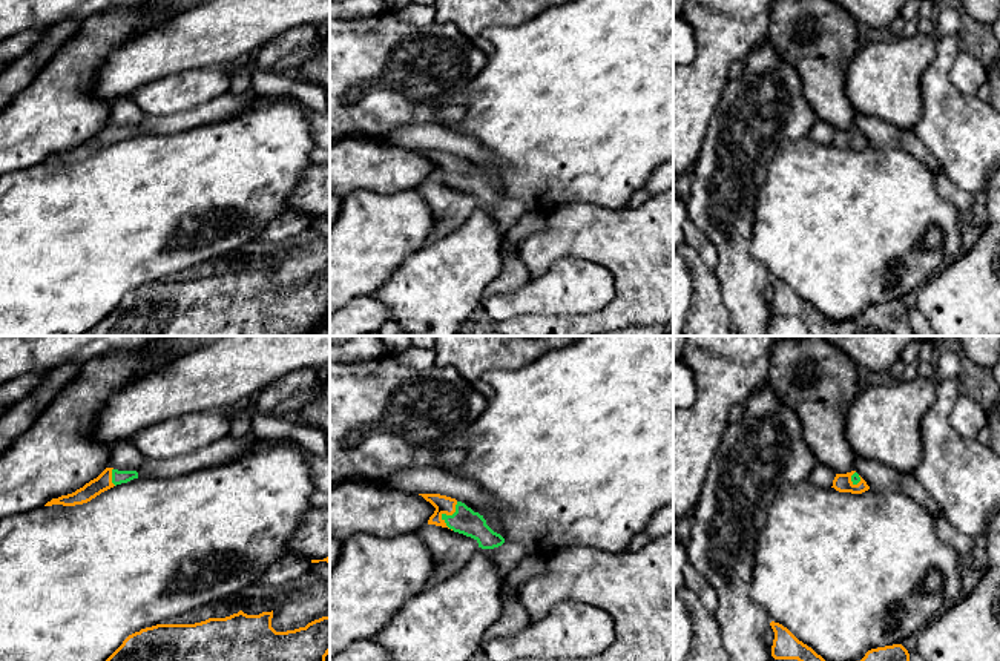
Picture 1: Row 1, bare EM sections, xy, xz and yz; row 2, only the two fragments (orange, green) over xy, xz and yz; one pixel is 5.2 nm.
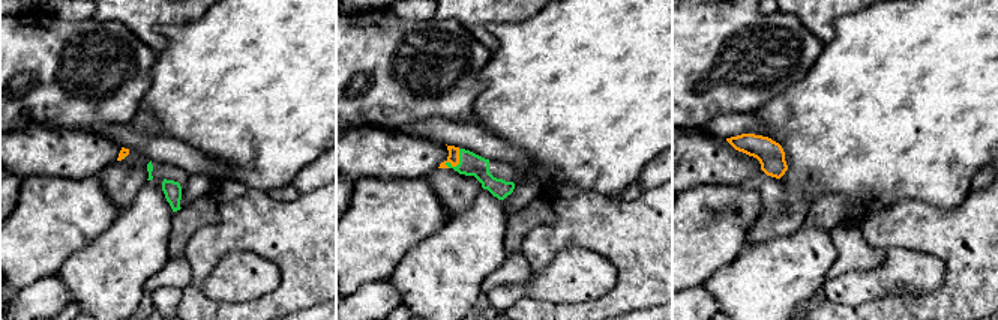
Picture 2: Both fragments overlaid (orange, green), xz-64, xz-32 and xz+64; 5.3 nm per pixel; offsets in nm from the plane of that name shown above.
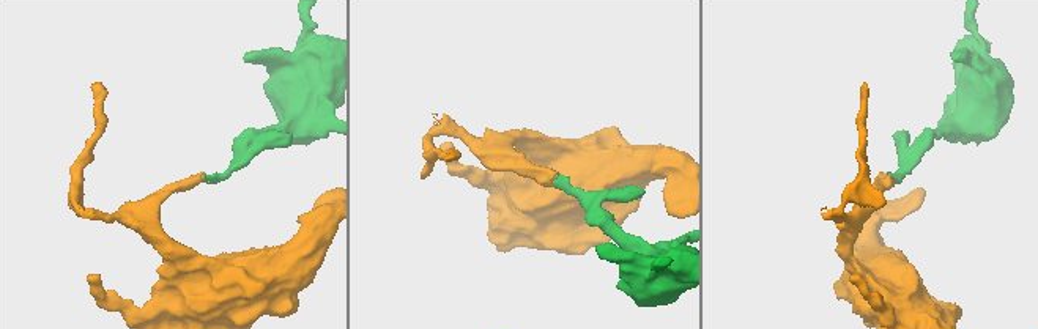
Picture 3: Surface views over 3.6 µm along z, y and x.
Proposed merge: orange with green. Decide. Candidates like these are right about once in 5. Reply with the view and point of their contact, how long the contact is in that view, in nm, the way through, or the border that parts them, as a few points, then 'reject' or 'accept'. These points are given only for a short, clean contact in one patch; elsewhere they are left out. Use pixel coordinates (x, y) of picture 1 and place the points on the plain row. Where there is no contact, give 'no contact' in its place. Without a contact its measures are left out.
contact xz (445, 169); length 160 nm; way xz (444, 161), (445, 169), (467, 178); accept

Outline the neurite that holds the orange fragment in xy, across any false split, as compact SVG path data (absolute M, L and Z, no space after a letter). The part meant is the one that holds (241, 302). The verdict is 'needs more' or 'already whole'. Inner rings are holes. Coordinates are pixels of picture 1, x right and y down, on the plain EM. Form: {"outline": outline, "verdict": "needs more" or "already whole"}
{"outline": "M271 268L195 281L156 281L129 291L94 328L80 336L316 336L330 310L330 271L287 288L271 284Z", "verdict": "already whole"}

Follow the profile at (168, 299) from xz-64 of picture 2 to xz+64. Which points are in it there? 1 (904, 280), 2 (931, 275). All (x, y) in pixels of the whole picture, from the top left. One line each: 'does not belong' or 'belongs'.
1: belongs
2: belongs

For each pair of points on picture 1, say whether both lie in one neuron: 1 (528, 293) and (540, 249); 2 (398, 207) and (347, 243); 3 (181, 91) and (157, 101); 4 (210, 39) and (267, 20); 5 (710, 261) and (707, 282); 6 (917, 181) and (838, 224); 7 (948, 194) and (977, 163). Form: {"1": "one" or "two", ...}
{"1": "two", "2": "one", "3": "one", "4": "one", "5": "two", "6": "one", "7": "two"}

